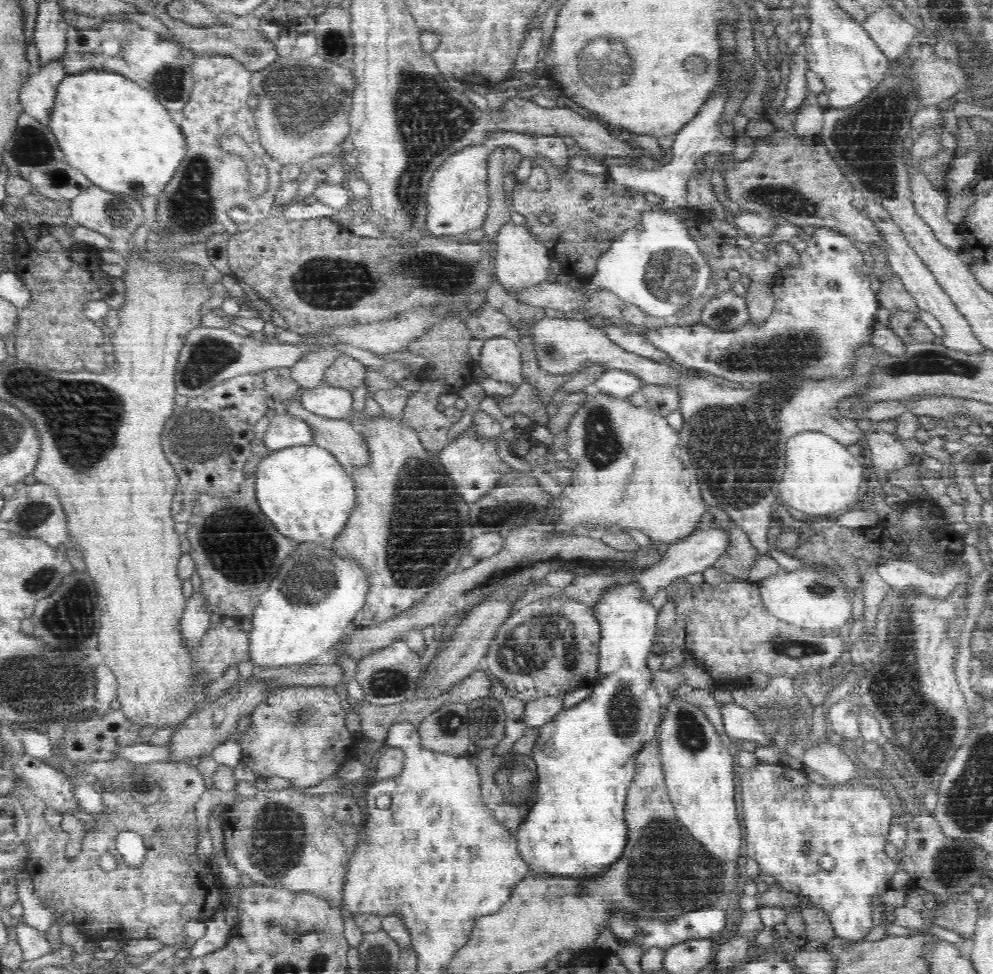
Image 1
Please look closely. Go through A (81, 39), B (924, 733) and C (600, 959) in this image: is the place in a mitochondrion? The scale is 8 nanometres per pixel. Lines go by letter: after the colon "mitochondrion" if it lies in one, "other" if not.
A: other
B: mitochondrion
C: other

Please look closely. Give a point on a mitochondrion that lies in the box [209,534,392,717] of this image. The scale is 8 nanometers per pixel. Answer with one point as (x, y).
(309, 580)

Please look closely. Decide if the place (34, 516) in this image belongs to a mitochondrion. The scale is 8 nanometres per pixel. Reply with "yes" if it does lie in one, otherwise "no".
yes

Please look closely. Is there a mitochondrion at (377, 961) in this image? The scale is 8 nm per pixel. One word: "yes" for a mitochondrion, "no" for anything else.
yes

